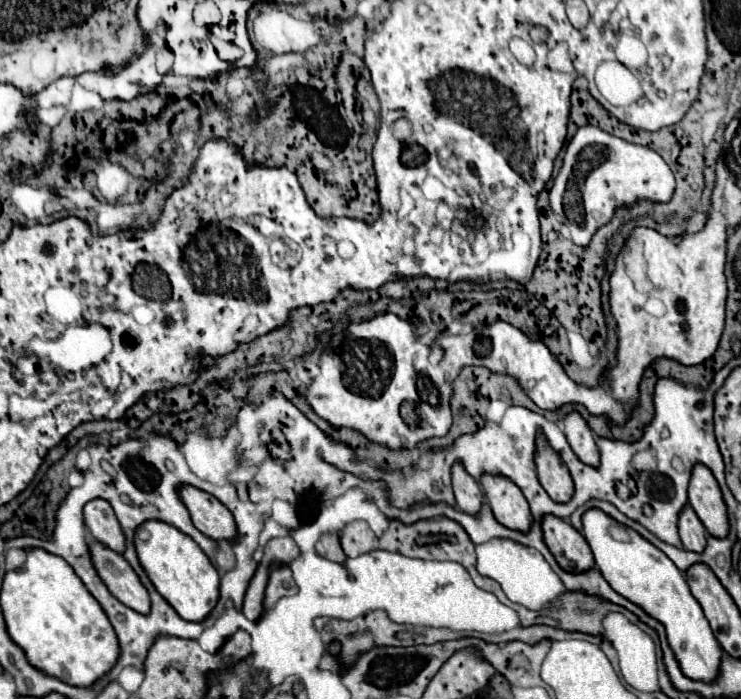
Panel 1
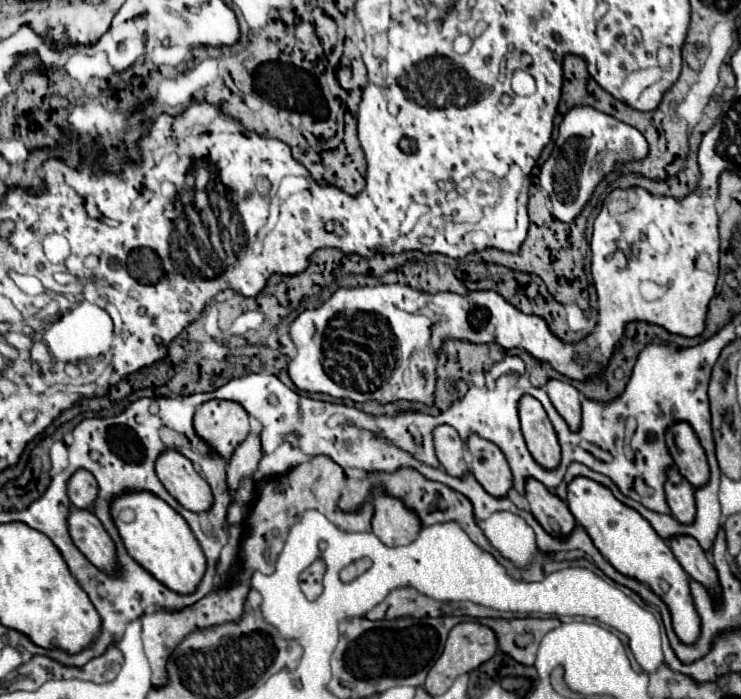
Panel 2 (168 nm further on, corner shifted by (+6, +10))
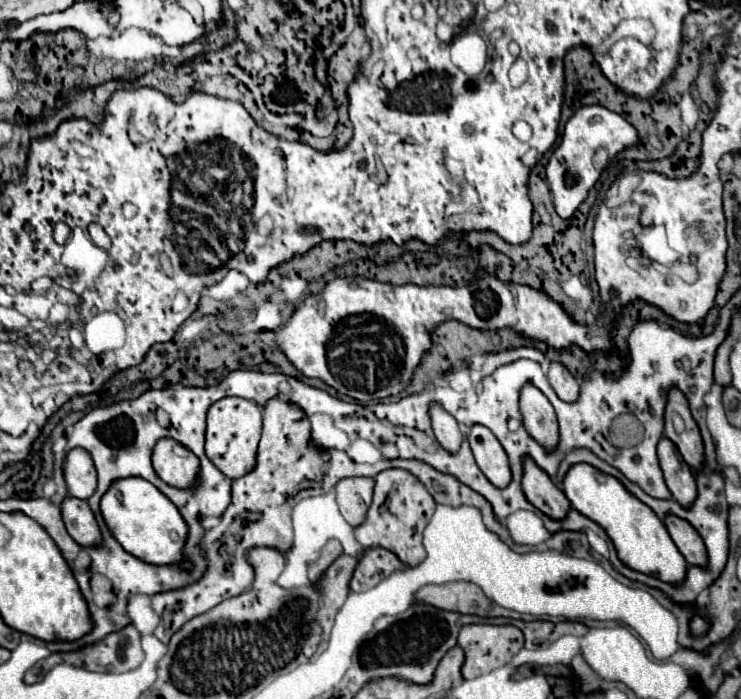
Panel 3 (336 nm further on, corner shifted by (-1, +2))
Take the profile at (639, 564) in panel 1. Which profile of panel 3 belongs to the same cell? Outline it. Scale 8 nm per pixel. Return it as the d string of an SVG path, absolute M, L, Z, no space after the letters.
M572 464L562 480L562 490L566 498L570 500L572 508L592 518L606 530L606 534L616 546L618 558L626 566L630 566L632 570L656 576L664 582L684 580L688 562L678 552L664 522L656 516L652 508L648 508L632 492L628 492L626 486L618 478L600 472L590 464Z

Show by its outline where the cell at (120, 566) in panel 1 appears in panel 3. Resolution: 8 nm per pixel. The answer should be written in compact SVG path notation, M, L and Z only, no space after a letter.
M66 496L62 500L62 520L66 524L68 534L80 546L92 546L100 542L100 530L86 500Z

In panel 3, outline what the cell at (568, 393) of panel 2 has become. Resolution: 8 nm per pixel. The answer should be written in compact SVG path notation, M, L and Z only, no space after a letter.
M550 362L548 366L548 382L552 384L552 388L556 390L556 394L562 398L562 400L576 400L576 396L580 394L580 384L578 380L570 374L570 370L560 364L560 362Z

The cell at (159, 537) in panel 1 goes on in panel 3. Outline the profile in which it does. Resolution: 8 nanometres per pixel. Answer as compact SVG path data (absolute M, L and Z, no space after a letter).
M140 476L114 480L100 500L100 512L112 536L126 552L132 552L150 564L172 564L184 560L182 546L186 542L184 536L188 536L188 526L178 508L148 480Z

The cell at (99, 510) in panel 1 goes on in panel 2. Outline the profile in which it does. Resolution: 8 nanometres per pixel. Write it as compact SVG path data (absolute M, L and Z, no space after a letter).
M77 470L69 480L67 494L69 494L69 500L75 508L93 510L93 502L99 494L99 484L97 484L97 480L93 478L91 472Z

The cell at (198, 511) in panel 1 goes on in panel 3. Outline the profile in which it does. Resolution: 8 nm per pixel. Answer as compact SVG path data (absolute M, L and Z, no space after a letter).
M160 438L152 450L152 466L156 474L176 488L188 488L196 482L198 458L180 442Z

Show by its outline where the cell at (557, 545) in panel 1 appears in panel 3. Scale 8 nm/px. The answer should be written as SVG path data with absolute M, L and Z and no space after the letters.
M524 456L522 490L528 502L550 518L564 518L570 510L570 502L564 492L550 480L550 476L542 468L538 468L538 464L530 456Z

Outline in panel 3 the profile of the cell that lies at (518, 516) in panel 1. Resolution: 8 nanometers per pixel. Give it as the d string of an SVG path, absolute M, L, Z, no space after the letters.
M482 424L470 426L470 448L474 452L476 464L488 476L492 484L498 488L508 486L510 482L510 466L508 466L508 456L498 442L498 438Z

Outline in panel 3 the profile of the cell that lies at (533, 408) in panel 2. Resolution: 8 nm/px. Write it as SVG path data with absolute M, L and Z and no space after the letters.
M524 384L520 392L520 412L528 434L544 448L552 450L558 444L558 422L550 400L534 386Z

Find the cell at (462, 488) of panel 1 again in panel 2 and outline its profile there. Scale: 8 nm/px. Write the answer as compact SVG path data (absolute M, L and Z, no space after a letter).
M439 426L433 432L435 436L435 452L443 466L443 470L453 478L463 478L467 474L467 464L463 460L463 440L457 430L449 426Z

